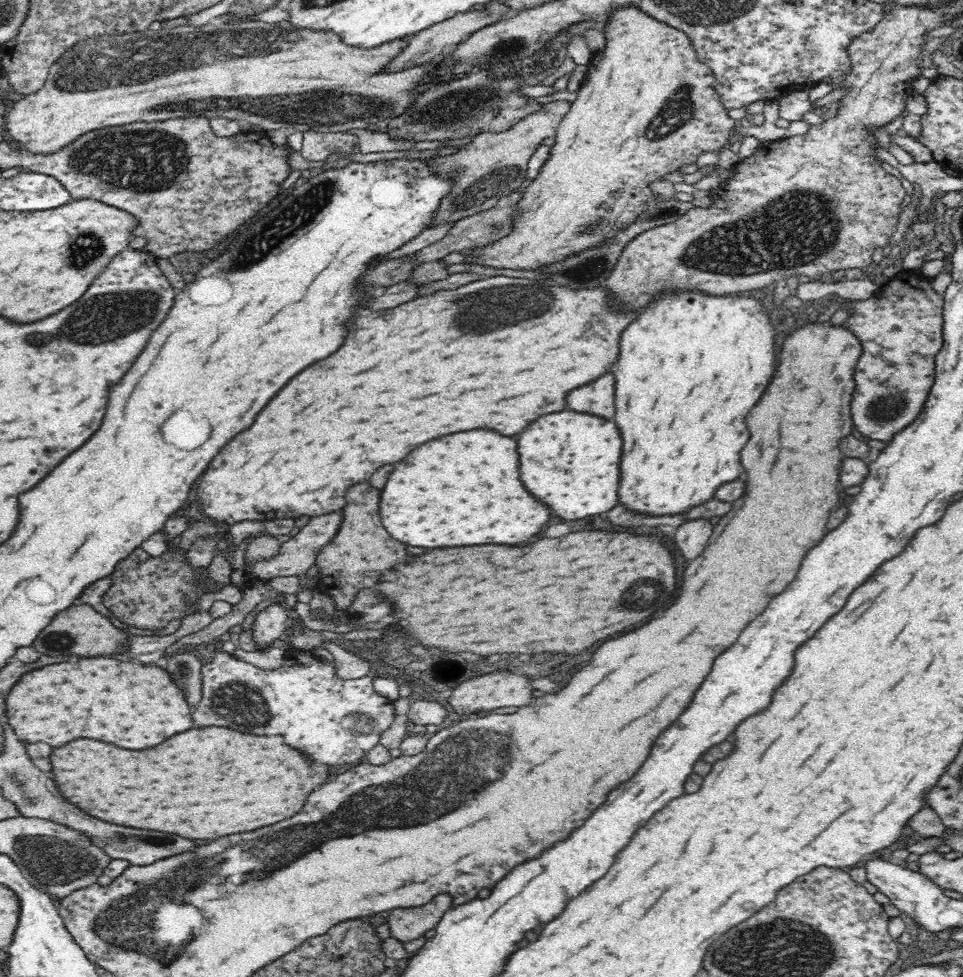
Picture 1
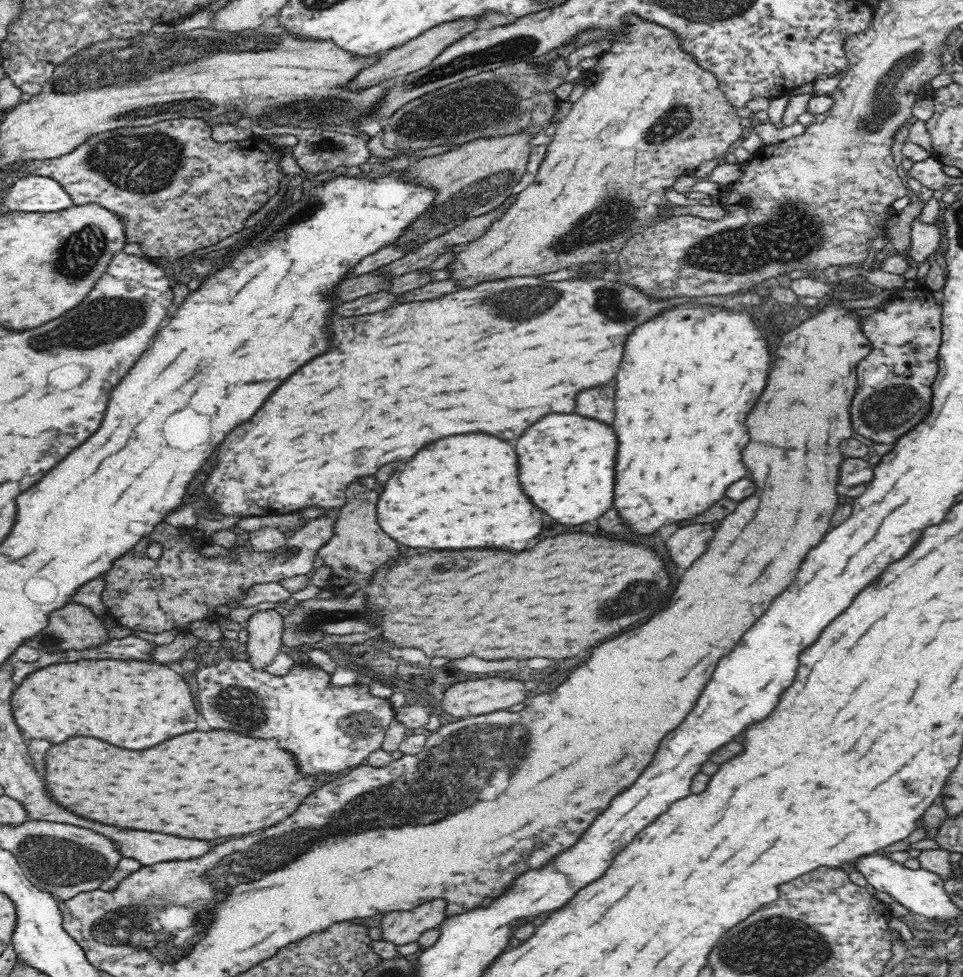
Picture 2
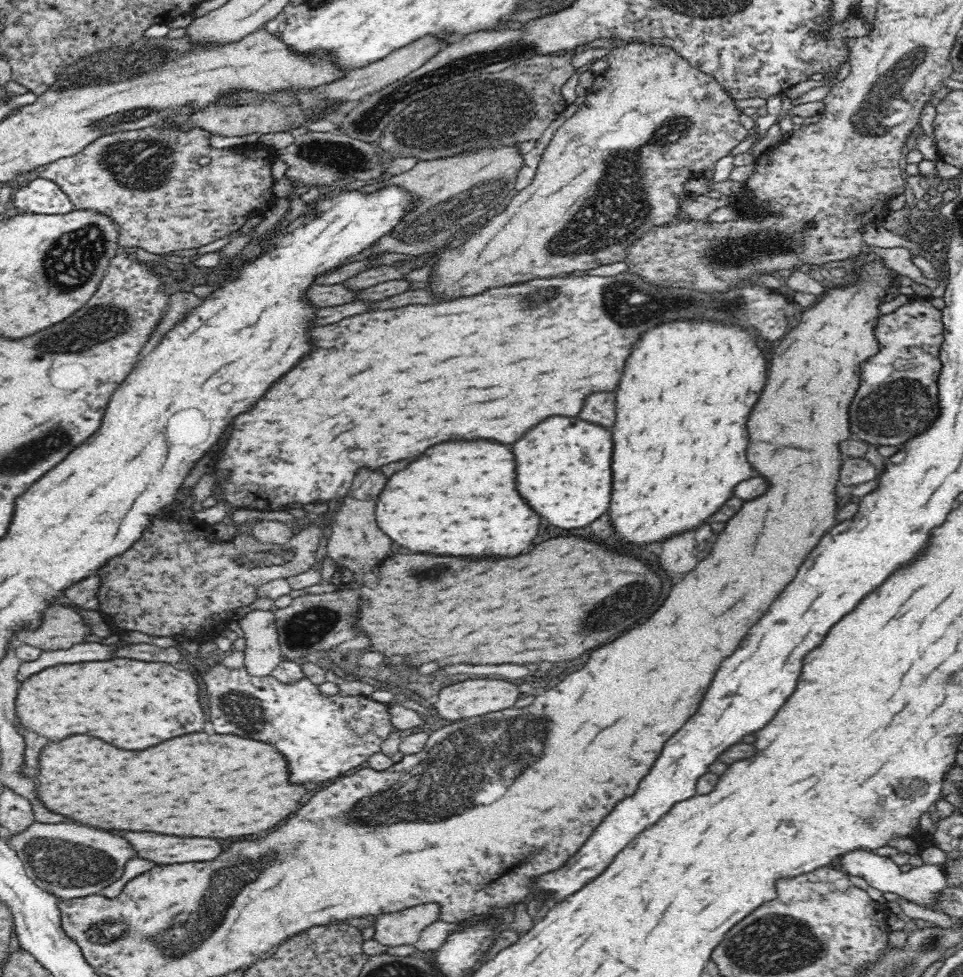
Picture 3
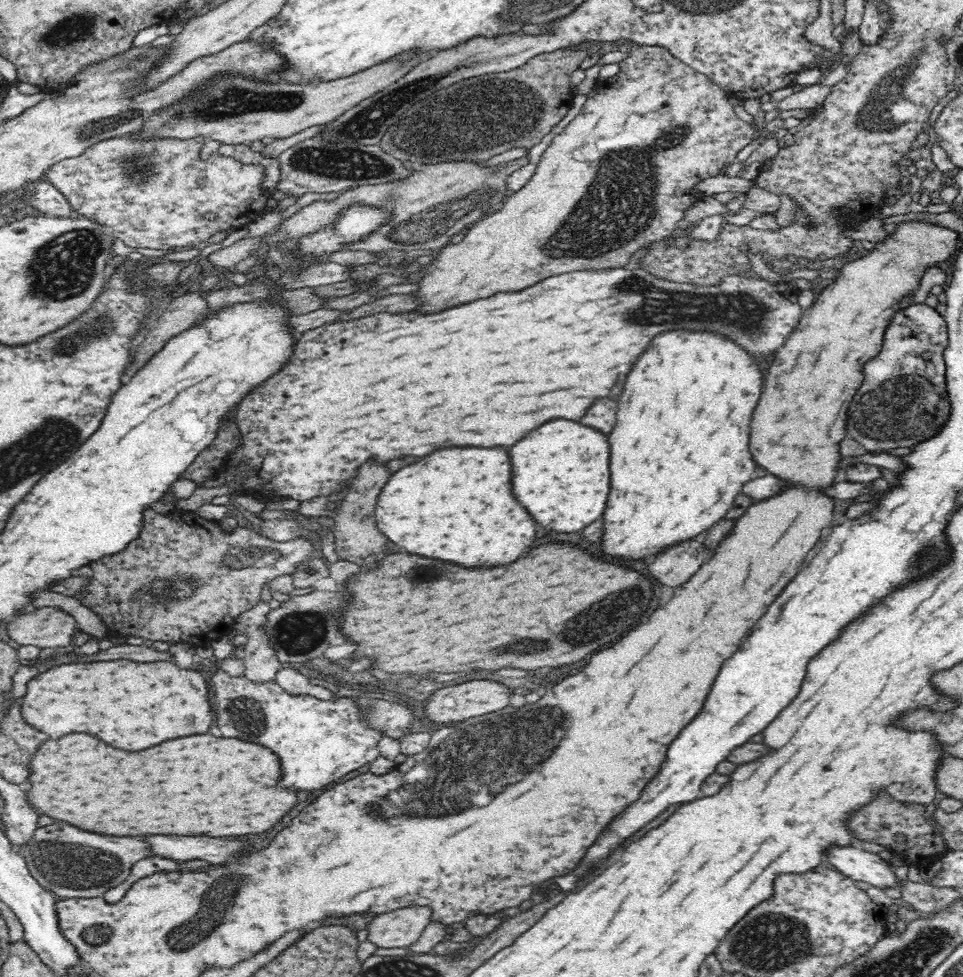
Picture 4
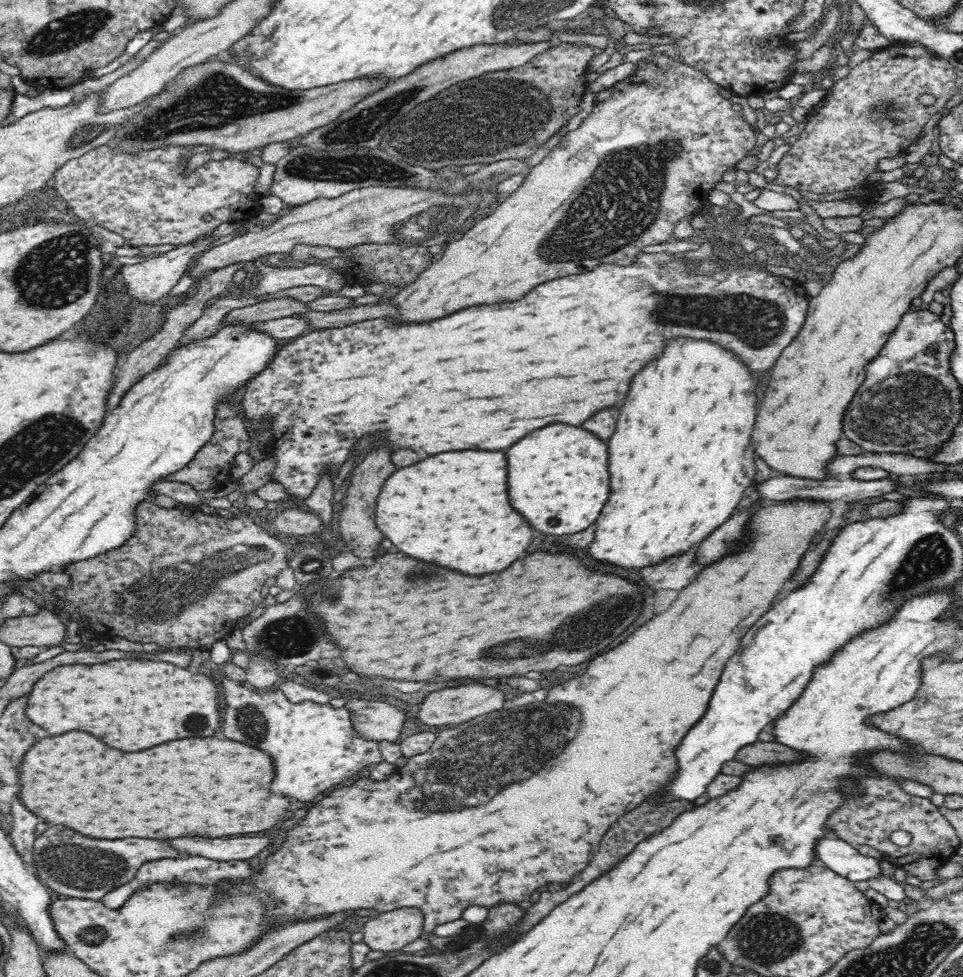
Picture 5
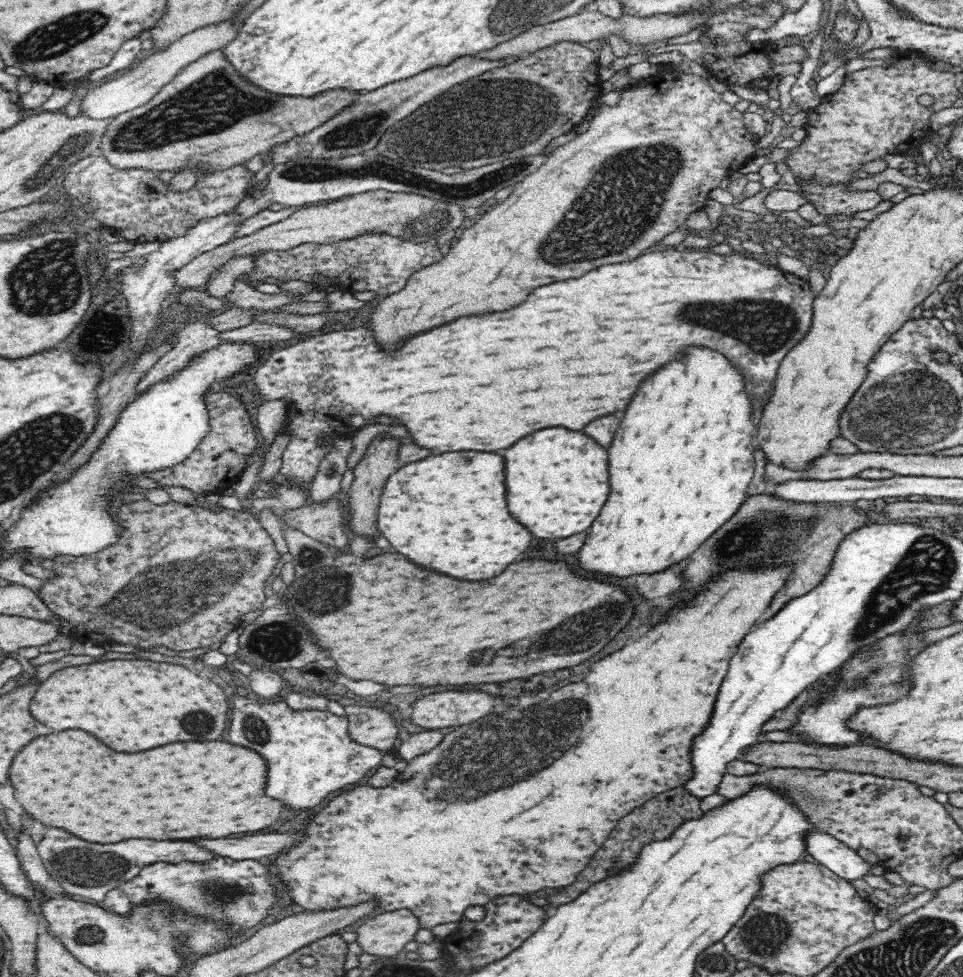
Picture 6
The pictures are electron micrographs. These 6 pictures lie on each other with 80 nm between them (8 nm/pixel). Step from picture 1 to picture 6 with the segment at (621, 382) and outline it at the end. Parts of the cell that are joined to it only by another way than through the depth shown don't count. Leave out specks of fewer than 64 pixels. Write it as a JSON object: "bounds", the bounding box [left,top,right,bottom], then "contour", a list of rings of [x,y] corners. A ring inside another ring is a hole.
{"bounds":[578,346,756,576],"contour":[[[690,346],[682,358],[664,364],[664,368],[656,370],[652,376],[648,376],[642,384],[640,390],[636,390],[632,402],[628,404],[624,418],[620,420],[620,428],[616,432],[616,438],[612,440],[612,446],[608,448],[610,456],[610,498],[604,504],[598,520],[592,524],[590,534],[582,550],[578,552],[578,564],[586,572],[594,572],[600,576],[634,576],[634,574],[652,574],[652,572],[662,572],[668,566],[684,560],[688,554],[692,554],[706,538],[710,538],[736,510],[740,504],[746,500],[746,488],[752,482],[754,476],[754,450],[752,450],[752,438],[754,438],[756,426],[752,420],[752,402],[750,396],[744,388],[744,378],[742,374],[724,358],[720,352],[710,350],[710,348],[700,348],[700,346]]]}

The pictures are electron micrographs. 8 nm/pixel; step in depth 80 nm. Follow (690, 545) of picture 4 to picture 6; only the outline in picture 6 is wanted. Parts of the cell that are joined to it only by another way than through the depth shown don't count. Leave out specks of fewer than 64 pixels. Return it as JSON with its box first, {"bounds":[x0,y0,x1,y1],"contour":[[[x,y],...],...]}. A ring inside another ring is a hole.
{"bounds":[634,558,688,600],"contour":[[[688,558],[678,562],[678,566],[672,566],[672,568],[668,566],[662,572],[654,572],[650,576],[634,576],[634,590],[638,590],[648,600],[666,596],[684,584],[684,580],[680,576],[682,576],[682,570],[686,568],[686,564],[688,564]]]}

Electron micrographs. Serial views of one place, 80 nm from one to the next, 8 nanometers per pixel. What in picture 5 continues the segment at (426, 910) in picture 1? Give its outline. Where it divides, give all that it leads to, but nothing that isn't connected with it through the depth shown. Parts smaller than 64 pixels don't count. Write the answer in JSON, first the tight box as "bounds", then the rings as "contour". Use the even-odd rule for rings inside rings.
{"bounds":[363,908,424,954],"contour":[[[400,908],[378,916],[364,923],[363,941],[371,950],[382,950],[387,954],[401,952],[407,944],[420,938],[424,924],[424,913],[420,909]]]}

